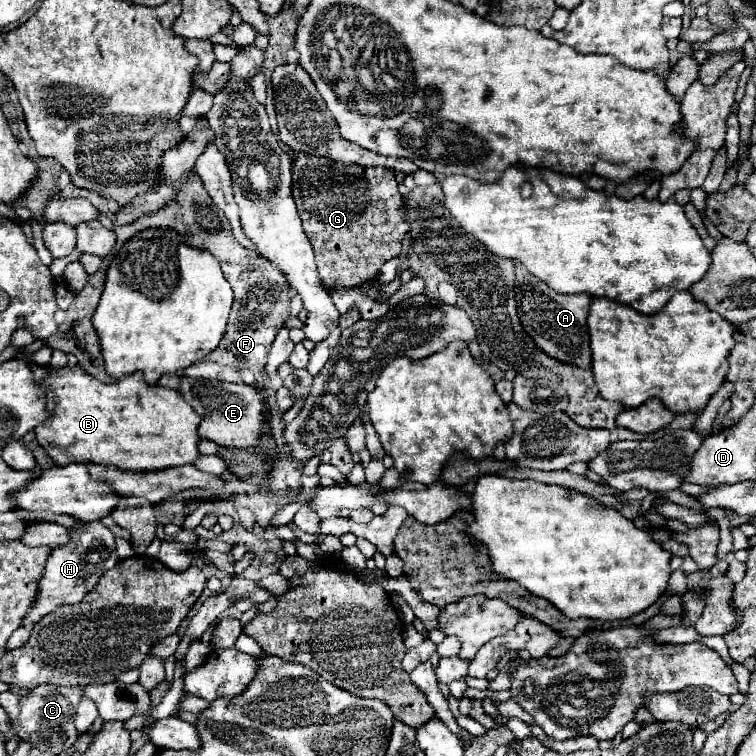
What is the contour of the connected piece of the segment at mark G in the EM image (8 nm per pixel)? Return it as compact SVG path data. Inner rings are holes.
M294 152L292 164L292 194L302 218L304 230L312 242L318 272L322 284L328 290L336 288L354 288L362 286L368 280L374 280L384 262L396 258L402 252L402 240L410 230L406 218L404 196L398 192L398 182L394 180L396 170L386 168L364 168L348 166L342 162L332 162L328 158L316 158L310 154Z

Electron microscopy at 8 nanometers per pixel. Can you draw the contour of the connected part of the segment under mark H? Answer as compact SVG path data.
M100 520L86 522L82 528L70 528L70 532L72 532L72 542L52 550L52 554L46 562L46 574L40 580L40 592L38 592L36 604L34 604L34 608L28 610L28 616L24 618L22 626L8 638L6 650L16 650L18 646L24 646L30 638L34 624L40 622L40 618L44 618L52 610L66 606L66 604L82 602L82 598L96 586L96 582L100 580L104 570L110 570L112 566L118 564L114 536Z

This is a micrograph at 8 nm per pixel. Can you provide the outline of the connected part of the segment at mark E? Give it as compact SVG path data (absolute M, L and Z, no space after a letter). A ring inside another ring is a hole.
M182 378L180 394L184 400L202 416L200 436L206 440L214 440L220 446L228 448L254 448L260 444L264 436L266 424L266 408L264 396L248 384L230 384L220 380L196 380L196 378Z

